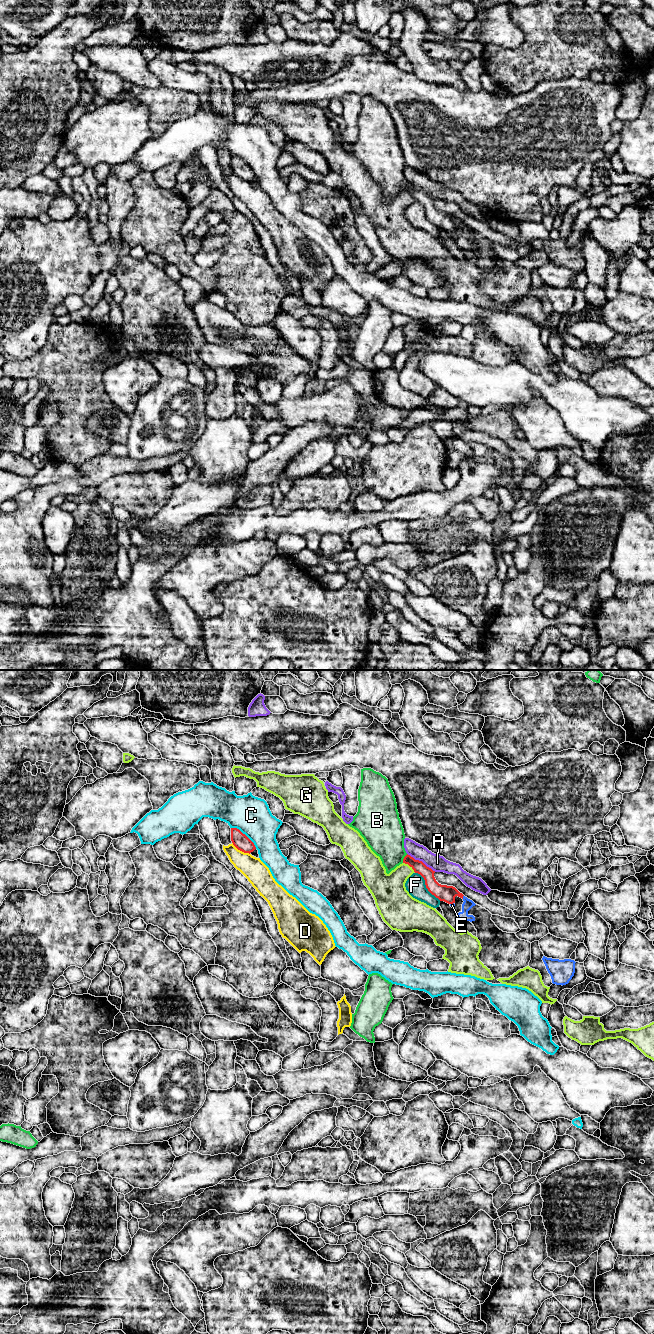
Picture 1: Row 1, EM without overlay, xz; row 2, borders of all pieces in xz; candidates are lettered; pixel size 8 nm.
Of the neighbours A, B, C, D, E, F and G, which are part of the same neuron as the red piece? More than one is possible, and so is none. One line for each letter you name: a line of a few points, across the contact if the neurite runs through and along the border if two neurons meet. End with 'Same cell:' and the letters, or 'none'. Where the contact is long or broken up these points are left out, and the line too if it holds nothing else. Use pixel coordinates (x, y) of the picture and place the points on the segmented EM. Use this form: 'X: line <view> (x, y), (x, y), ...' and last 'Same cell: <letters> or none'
E: line xz (445, 893), (458, 893), (462, 897), (467, 904)
Same cell: E

